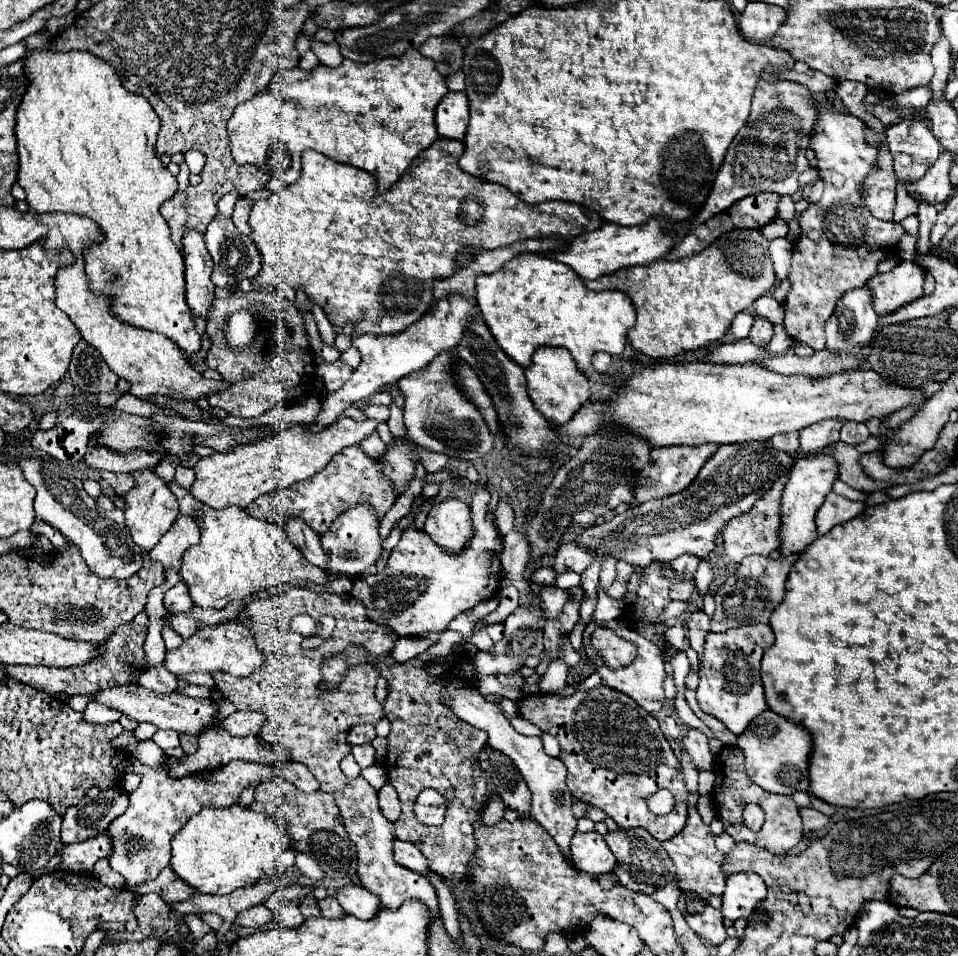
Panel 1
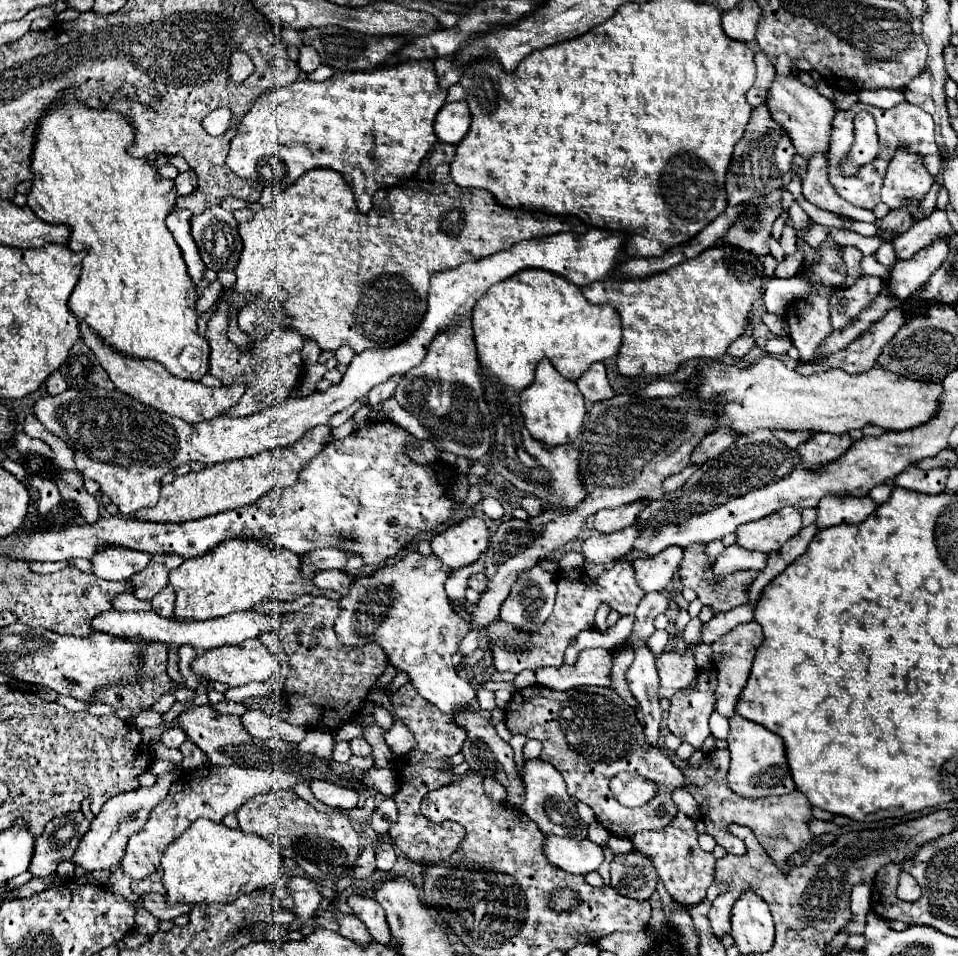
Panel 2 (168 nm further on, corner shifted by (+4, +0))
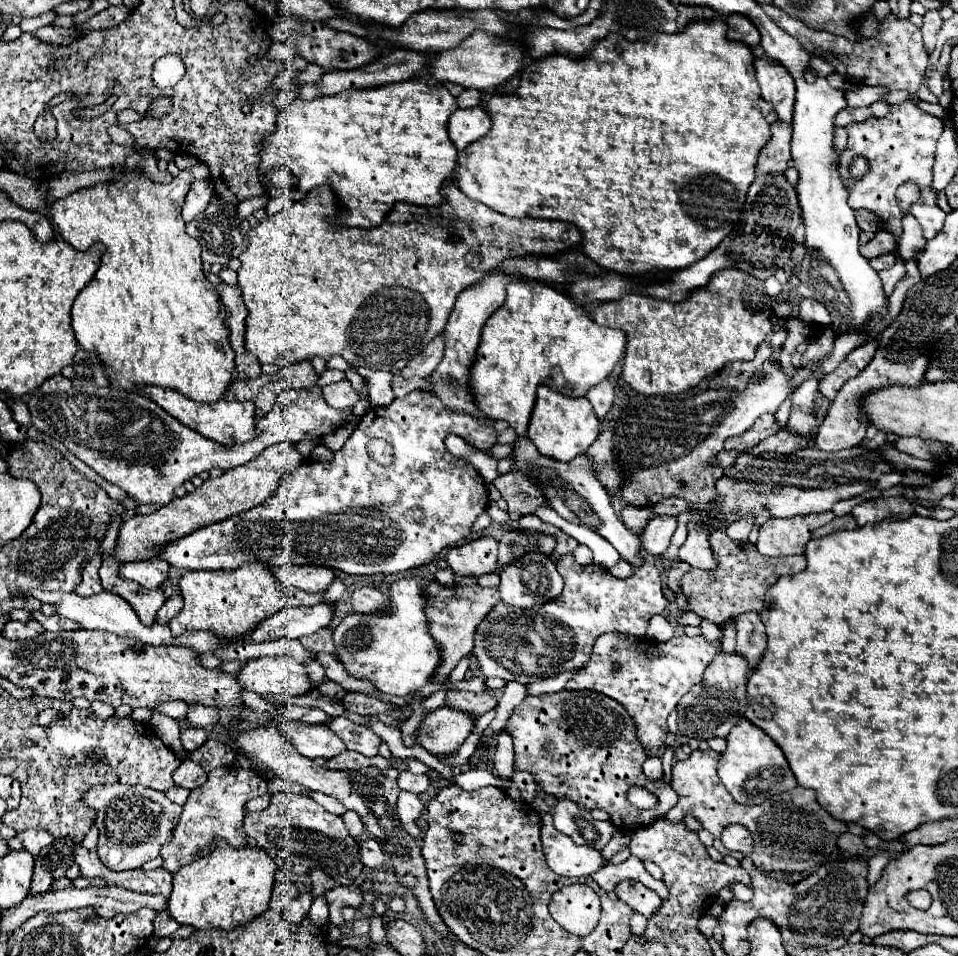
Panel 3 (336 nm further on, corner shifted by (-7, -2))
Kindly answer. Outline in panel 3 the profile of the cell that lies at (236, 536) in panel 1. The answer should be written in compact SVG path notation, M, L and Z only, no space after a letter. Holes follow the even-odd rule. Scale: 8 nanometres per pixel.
M245 563L235 571L187 571L179 581L181 595L185 599L183 611L169 623L175 635L183 631L205 629L219 637L237 639L257 627L265 617L271 617L287 605L315 605L315 593L287 587L275 579L275 573L265 563Z

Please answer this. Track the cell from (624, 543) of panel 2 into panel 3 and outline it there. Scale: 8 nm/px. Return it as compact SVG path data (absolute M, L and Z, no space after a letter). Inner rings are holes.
M653 517L641 533L643 549L653 557L661 555L669 547L669 539L675 529L677 529L675 517Z

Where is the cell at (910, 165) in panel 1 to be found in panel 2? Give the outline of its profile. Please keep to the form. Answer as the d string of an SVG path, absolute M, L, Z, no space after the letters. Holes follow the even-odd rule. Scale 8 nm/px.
M900 149L886 171L886 179L882 185L882 203L886 203L892 211L910 205L908 213L914 219L918 205L932 183L934 179L928 177L928 171L924 171L924 163L920 161L920 157L908 155L904 153L904 149Z

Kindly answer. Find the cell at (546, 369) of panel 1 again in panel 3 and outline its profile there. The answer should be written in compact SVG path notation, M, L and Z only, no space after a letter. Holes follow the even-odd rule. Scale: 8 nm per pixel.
M541 385L537 389L537 401L531 413L527 435L543 455L567 463L575 459L579 453L585 453L597 439L599 419L595 411L591 411L591 403L585 397L567 397L547 385Z

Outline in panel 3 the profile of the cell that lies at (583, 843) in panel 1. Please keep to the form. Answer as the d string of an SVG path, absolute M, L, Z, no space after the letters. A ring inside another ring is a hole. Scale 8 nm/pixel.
M549 813L543 815L541 821L543 821L541 829L543 853L553 873L561 877L591 877L601 867L605 867L601 851L589 845L577 845L571 841L571 837L559 833L553 827Z

